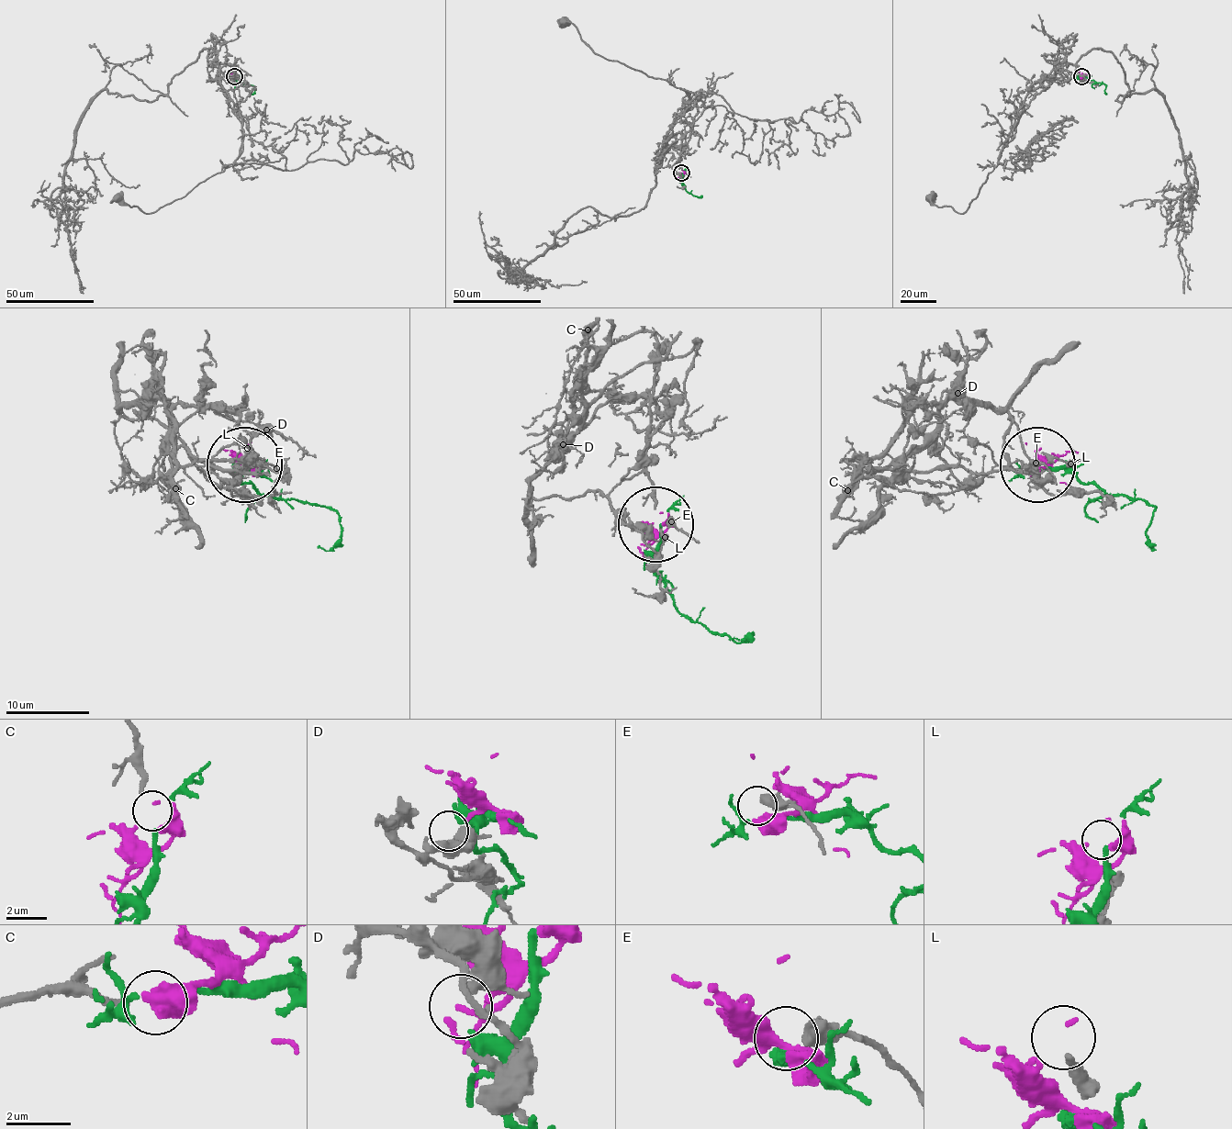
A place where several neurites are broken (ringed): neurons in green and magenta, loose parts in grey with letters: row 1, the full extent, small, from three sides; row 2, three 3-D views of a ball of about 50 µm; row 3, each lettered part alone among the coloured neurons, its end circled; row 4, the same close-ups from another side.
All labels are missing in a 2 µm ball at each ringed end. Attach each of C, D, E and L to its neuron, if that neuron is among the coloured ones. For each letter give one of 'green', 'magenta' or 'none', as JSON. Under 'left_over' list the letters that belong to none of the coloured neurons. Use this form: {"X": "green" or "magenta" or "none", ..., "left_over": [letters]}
{"C": "green", "D": "magenta", "E": "none", "L": "none", "left_over": ["E", "L"]}

